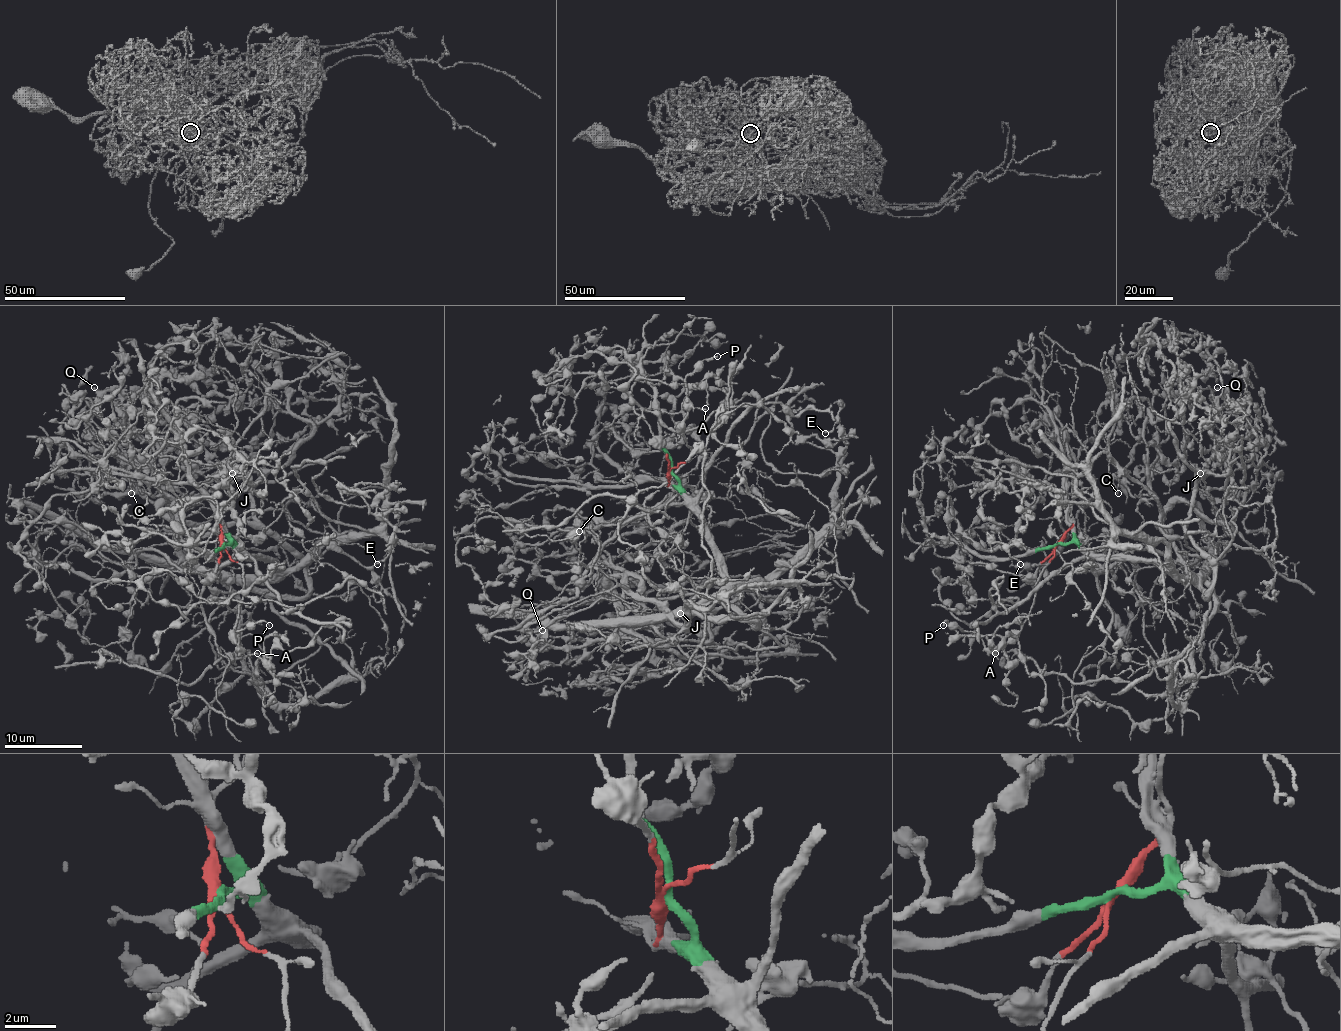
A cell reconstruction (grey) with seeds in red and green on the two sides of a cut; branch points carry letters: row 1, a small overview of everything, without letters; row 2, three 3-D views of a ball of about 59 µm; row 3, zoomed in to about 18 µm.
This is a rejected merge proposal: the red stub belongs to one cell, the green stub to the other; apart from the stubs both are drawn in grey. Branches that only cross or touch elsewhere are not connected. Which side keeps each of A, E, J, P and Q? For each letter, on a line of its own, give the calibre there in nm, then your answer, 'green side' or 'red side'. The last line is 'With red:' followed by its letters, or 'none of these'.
A: 150 nm | red side
E: 150 nm | green side
J: 160 nm | green side
P: 130 nm | red side
Q: 200 nm | green side
With red: A, P

